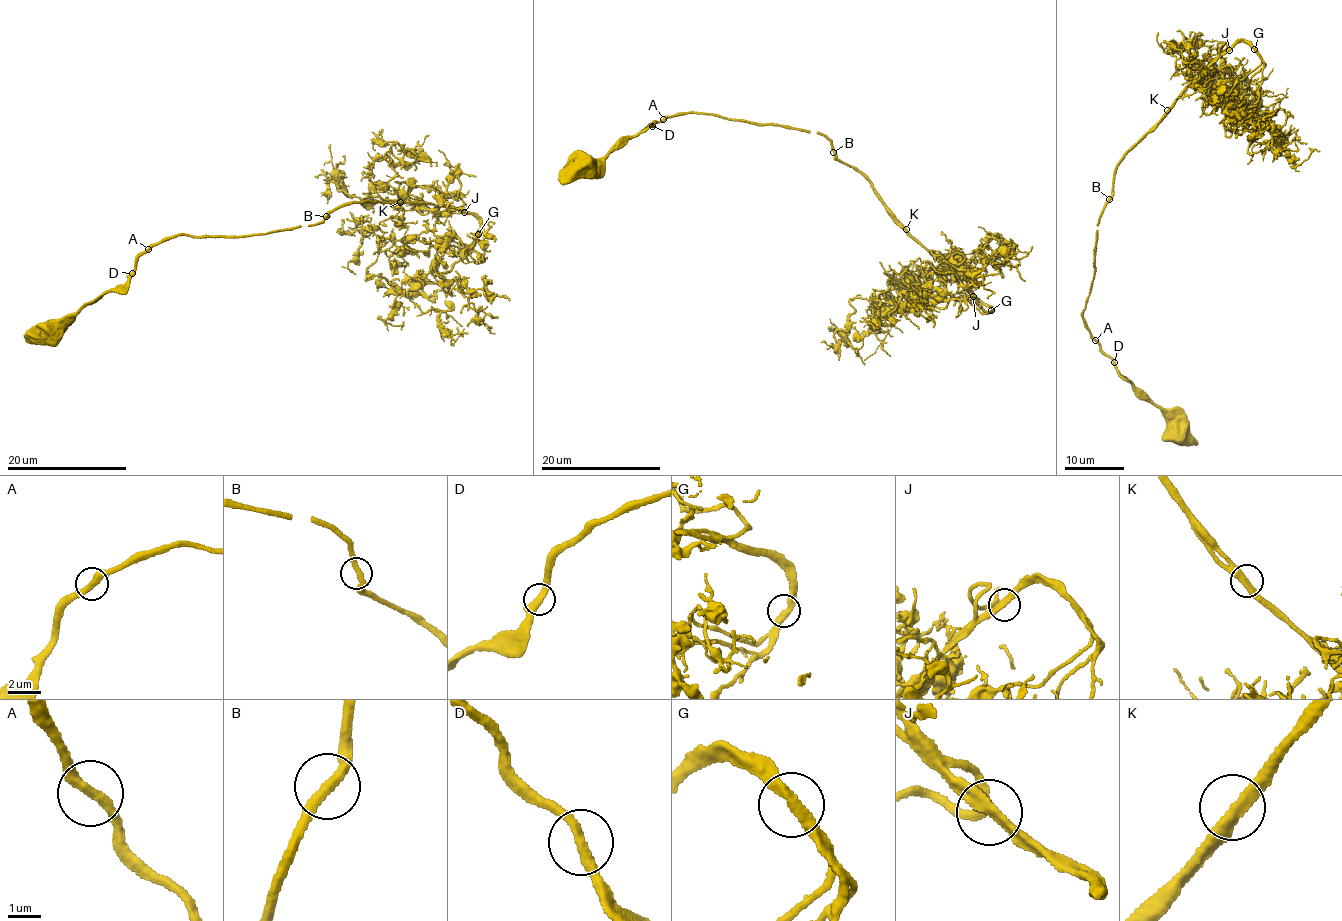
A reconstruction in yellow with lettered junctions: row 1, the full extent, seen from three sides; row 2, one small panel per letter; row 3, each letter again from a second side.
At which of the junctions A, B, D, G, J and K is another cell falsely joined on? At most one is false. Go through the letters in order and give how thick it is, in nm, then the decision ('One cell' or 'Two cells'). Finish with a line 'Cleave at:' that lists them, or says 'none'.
A: Thickness 360 nm. One cell
B: Thickness 340 nm. One cell
D: Thickness 360 nm. One cell
G: Thickness 360 nm. One cell
J: Thickness 360 nm. One cell
K: Thickness 340 nm. One cell
Cleave at: none

